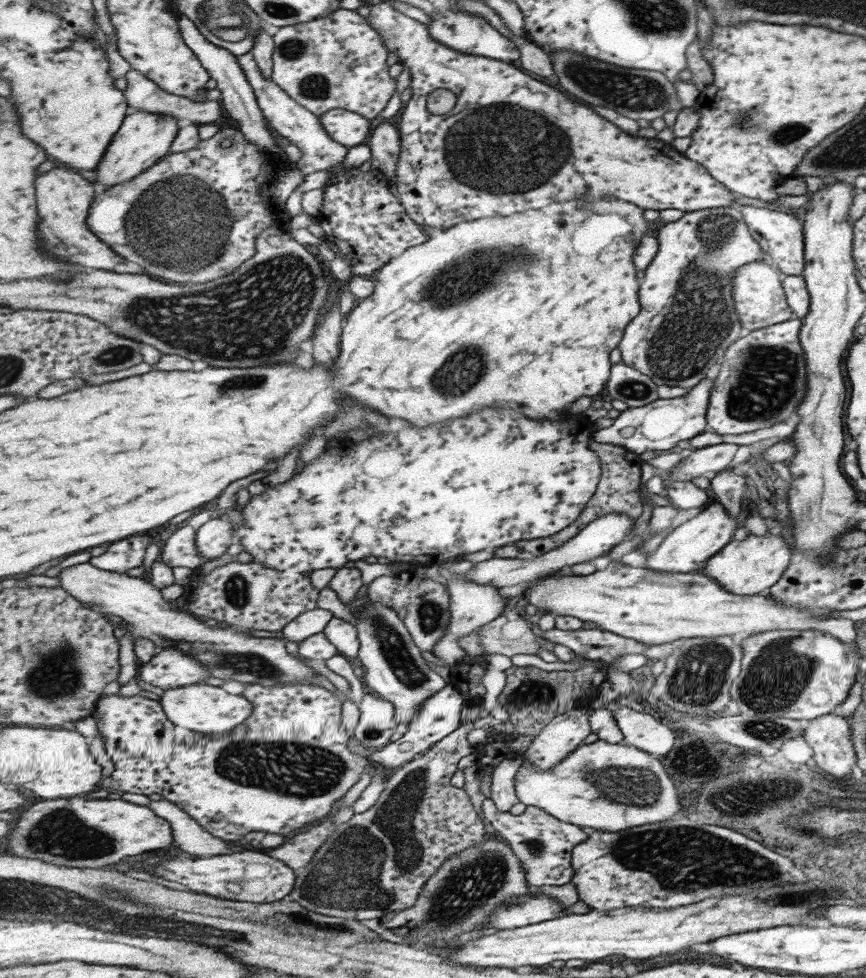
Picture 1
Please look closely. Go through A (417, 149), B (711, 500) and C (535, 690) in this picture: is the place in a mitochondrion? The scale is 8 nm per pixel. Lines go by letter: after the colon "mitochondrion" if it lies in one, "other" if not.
A: other
B: other
C: other

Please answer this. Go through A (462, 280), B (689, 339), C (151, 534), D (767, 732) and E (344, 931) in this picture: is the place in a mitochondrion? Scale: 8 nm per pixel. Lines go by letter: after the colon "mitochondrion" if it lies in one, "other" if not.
A: mitochondrion
B: mitochondrion
C: other
D: mitochondrion
E: mitochondrion

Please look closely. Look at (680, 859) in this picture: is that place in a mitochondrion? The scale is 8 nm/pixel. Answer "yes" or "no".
yes

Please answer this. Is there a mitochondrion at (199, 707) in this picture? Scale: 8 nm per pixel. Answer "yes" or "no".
no

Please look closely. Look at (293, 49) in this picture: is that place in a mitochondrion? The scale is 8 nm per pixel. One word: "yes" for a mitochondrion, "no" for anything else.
yes

